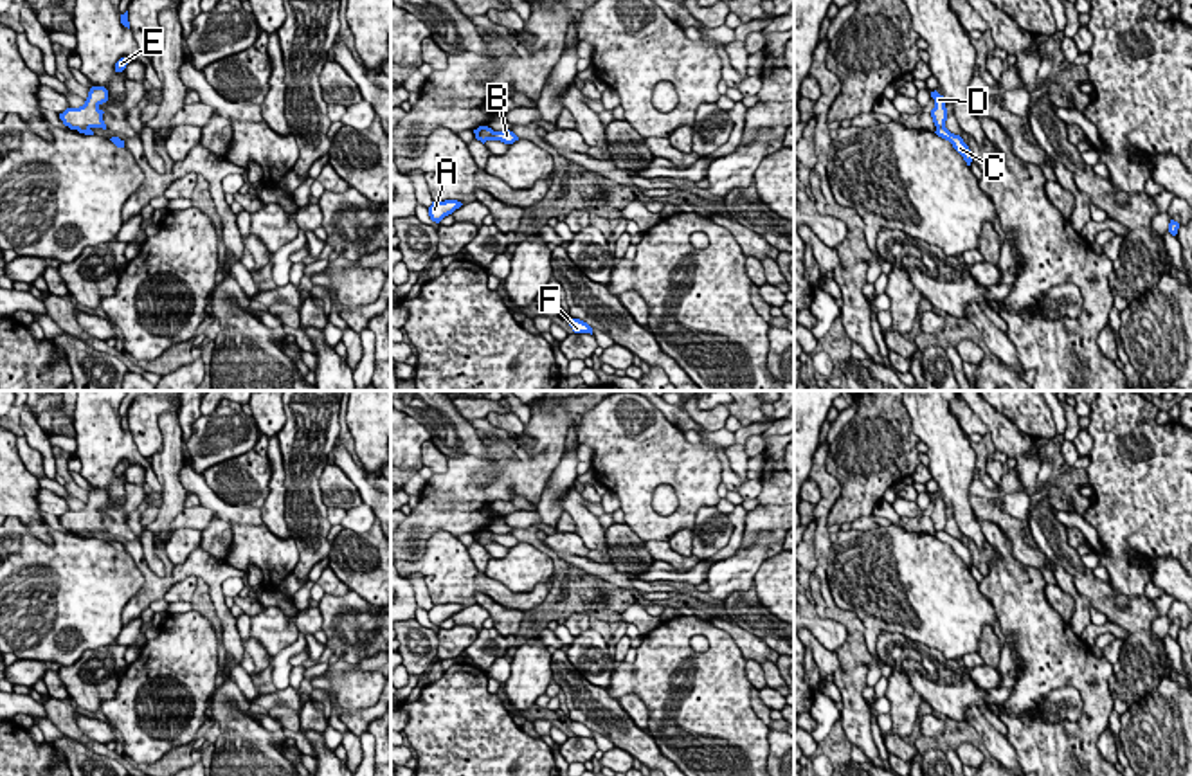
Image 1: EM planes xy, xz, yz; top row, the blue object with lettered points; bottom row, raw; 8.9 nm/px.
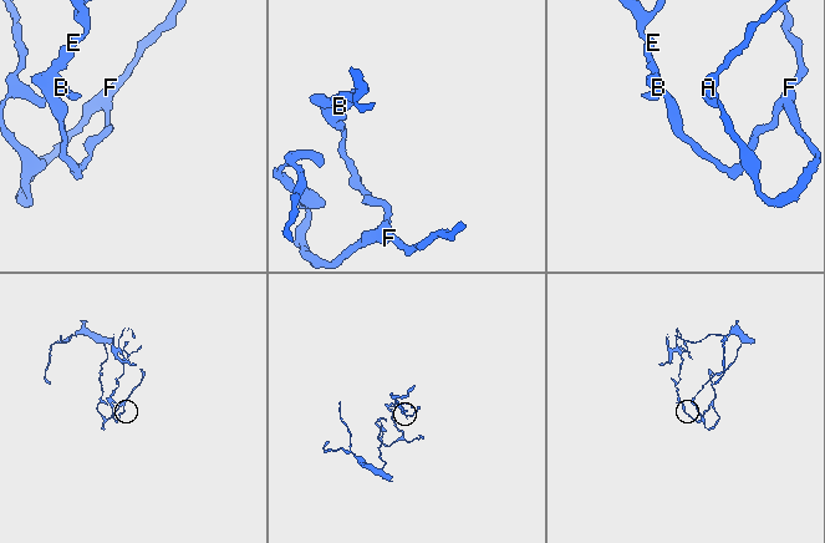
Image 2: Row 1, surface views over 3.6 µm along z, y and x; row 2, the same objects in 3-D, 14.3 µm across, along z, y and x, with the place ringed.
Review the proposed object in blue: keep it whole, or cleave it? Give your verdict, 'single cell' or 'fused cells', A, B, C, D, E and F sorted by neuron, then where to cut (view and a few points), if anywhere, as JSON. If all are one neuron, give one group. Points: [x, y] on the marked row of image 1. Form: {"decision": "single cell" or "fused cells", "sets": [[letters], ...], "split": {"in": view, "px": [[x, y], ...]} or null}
{"decision": "fused cells", "sets": [["A", "C", "F"], ["B", "D", "E"]], "split": {"in": "yz", "px": [[937, 126], [944, 128]]}}

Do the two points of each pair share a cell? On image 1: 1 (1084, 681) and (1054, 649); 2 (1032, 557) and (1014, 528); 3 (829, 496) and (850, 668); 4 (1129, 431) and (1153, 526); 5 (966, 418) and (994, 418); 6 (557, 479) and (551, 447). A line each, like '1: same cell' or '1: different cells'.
1: same cell
2: same cell
3: same cell
4: same cell
5: different cells
6: different cells

